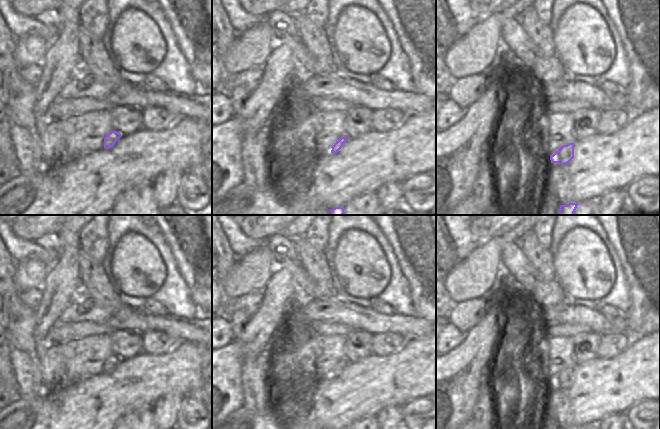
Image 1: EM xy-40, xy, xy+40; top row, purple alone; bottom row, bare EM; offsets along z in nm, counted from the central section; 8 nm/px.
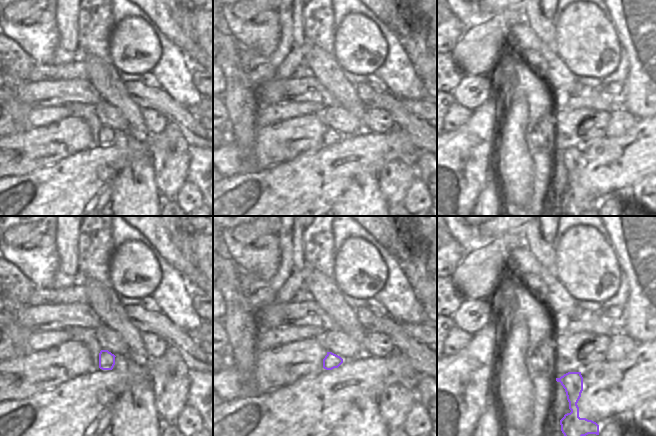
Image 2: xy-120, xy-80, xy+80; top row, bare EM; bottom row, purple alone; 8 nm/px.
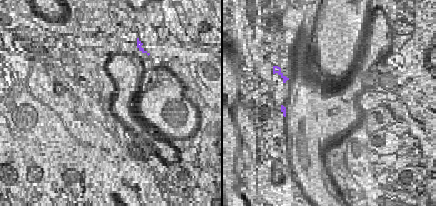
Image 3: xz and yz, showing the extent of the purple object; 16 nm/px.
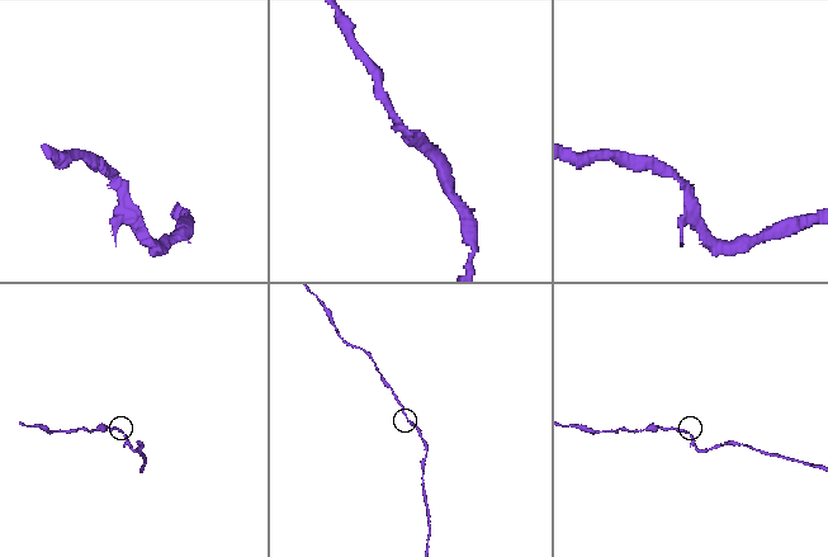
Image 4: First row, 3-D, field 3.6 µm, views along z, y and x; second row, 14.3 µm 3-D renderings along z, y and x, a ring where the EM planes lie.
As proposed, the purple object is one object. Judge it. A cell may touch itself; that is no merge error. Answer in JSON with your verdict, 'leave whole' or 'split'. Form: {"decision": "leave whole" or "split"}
{"decision": "leave whole"}

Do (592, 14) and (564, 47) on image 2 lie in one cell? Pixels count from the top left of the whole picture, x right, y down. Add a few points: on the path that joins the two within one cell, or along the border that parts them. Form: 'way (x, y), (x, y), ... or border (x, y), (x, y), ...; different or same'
way (584, 22), (582, 29), (572, 39); same

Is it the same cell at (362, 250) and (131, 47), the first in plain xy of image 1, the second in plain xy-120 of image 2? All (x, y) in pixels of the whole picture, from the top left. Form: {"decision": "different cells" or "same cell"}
{"decision": "same cell"}

